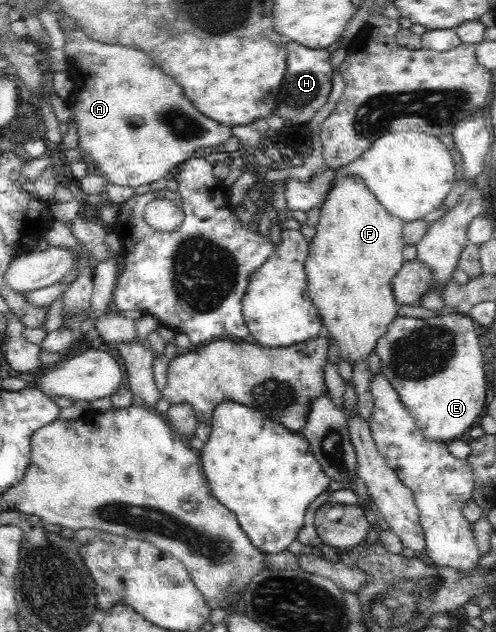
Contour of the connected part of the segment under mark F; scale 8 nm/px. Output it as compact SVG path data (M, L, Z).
M350 175L340 176L333 182L333 188L321 204L321 211L305 262L308 296L318 308L324 328L328 328L328 332L338 340L342 358L356 364L362 358L366 360L375 350L376 342L398 315L399 306L393 295L392 281L405 261L402 257L406 245L402 238L404 222L387 212L364 181Z

